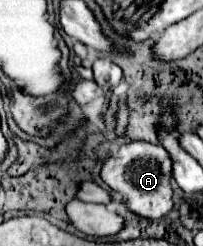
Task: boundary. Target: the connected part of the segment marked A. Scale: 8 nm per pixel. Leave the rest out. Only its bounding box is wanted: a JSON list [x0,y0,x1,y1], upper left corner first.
[101,140,173,220]

